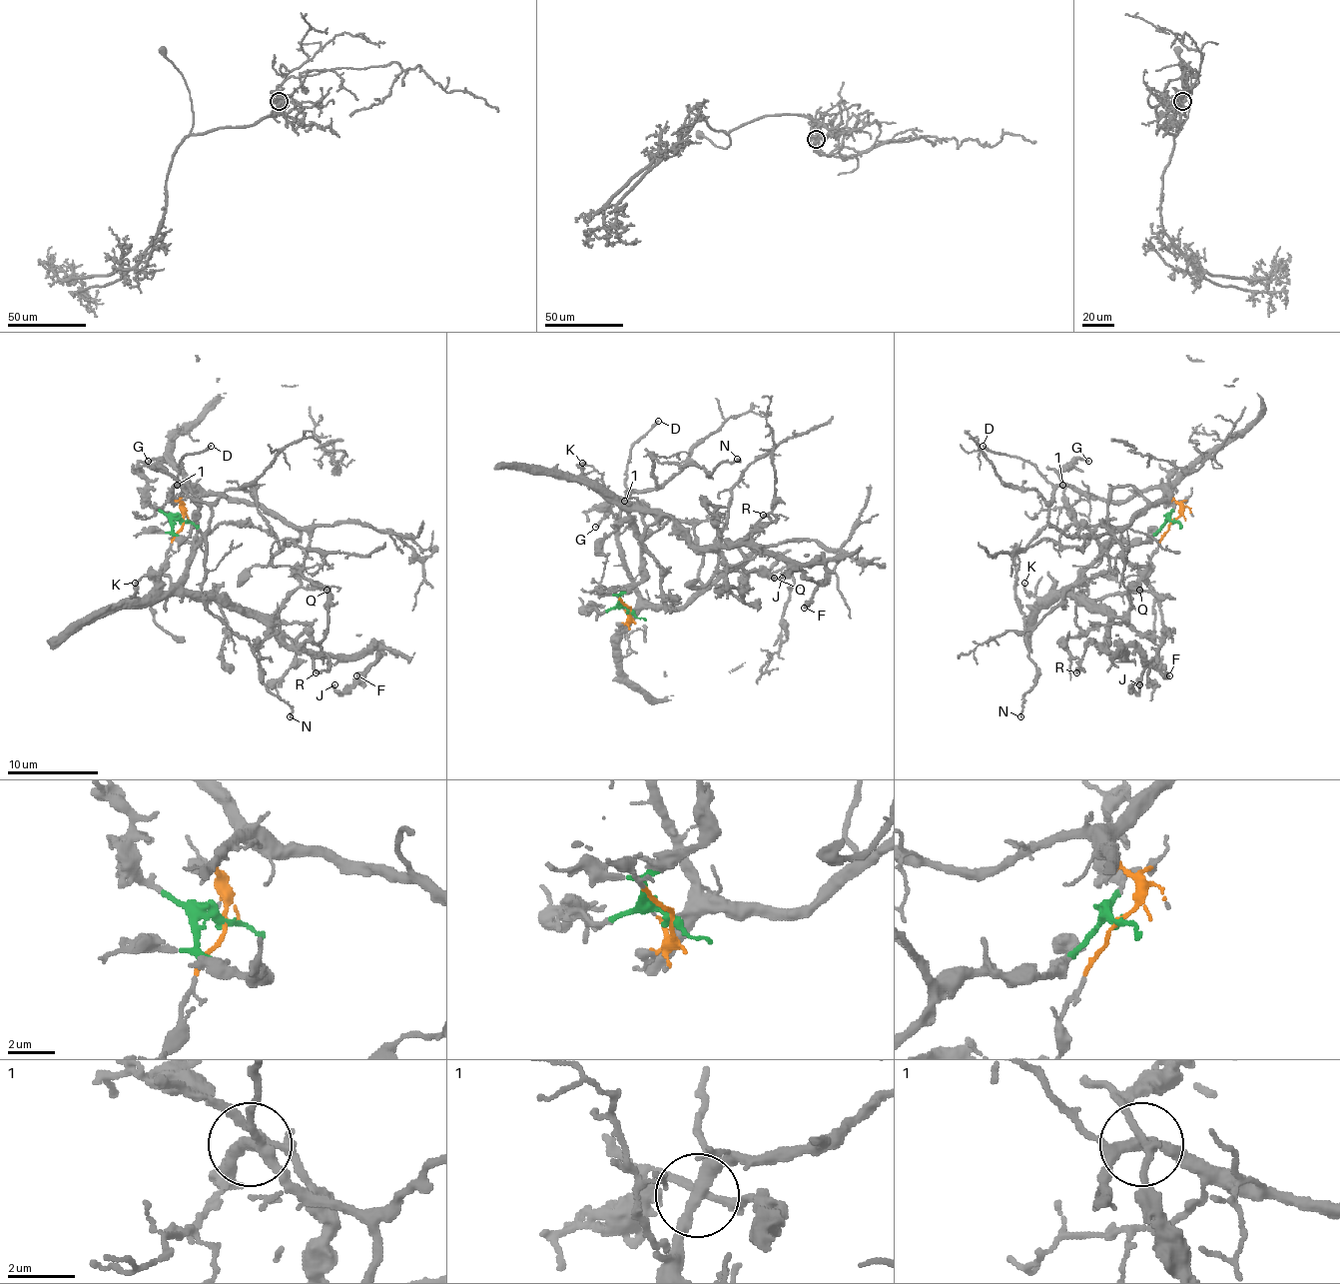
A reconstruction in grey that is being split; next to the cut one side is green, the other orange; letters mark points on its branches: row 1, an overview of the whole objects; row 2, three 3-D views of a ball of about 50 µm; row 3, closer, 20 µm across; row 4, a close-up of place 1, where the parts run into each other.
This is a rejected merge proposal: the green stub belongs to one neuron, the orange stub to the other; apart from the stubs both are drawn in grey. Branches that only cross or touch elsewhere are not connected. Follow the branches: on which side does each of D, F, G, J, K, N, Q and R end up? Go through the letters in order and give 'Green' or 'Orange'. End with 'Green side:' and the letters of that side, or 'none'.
D: Orange
F: Green
G: Green
J: Green
K: Green
N: Orange
Q: Green
R: Green
Green side: F, G, J, K, Q, R

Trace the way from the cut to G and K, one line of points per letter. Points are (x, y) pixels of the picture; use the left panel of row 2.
G: (182, 521), (173, 530), (198, 544), (198, 503), (157, 460), (148, 462)
K: (182, 521), (173, 530), (193, 542), (189, 574), (171, 590), (150, 592), (141, 599), (136, 597), (134, 583)

